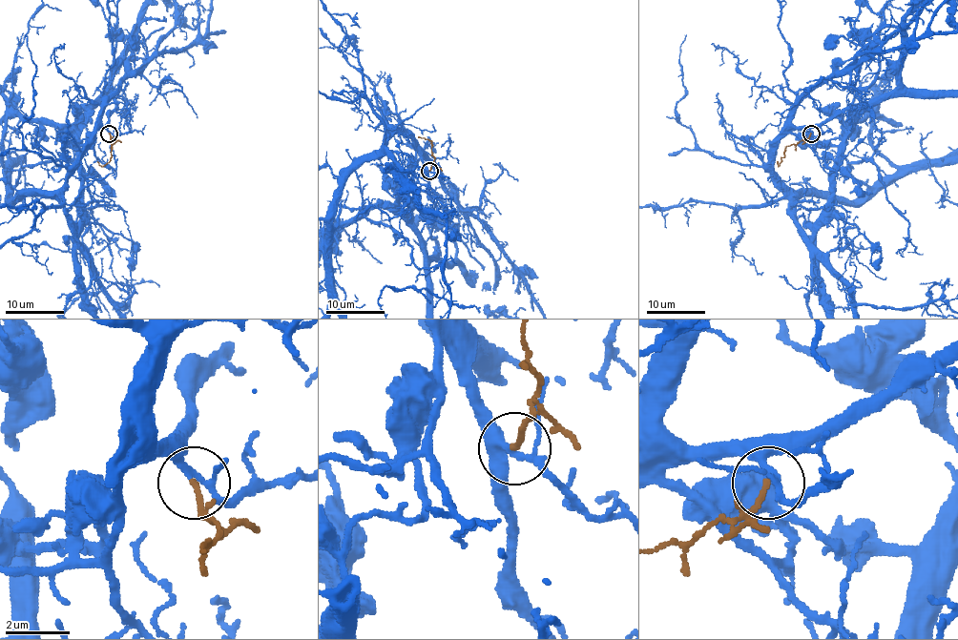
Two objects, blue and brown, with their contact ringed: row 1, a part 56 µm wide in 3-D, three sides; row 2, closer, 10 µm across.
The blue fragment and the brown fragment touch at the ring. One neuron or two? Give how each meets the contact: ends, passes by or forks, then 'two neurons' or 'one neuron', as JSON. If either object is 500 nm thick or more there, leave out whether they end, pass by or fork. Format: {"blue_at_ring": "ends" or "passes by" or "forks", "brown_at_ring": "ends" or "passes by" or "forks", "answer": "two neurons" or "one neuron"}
{"blue_at_ring": "forks", "brown_at_ring": "ends", "answer": "one neuron"}

